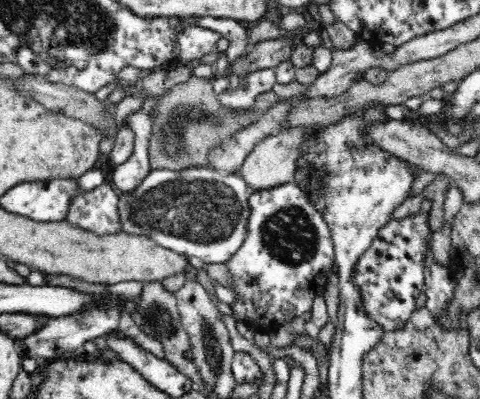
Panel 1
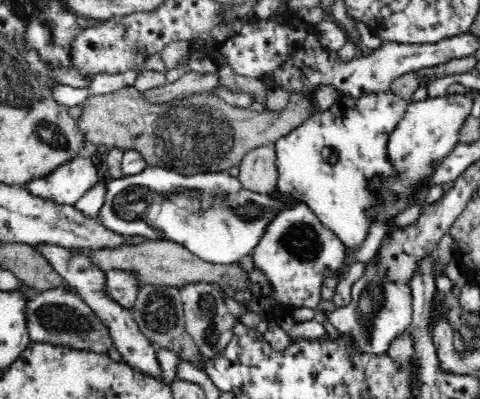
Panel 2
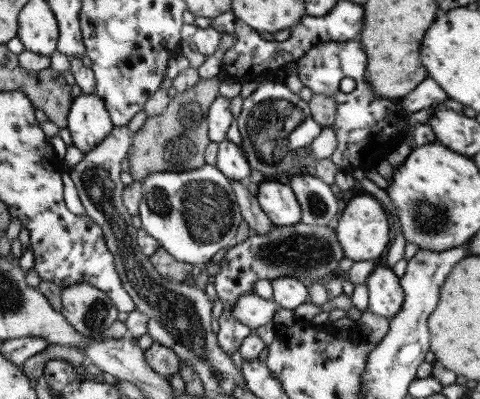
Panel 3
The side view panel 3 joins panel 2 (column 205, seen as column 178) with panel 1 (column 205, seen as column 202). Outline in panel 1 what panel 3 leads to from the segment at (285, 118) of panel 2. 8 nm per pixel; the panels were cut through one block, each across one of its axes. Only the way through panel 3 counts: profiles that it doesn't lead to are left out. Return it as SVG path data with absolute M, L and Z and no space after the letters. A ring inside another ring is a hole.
M194 78L190 84L174 86L166 96L162 96L152 108L152 132L148 140L148 156L152 170L214 170L214 154L226 150L230 142L238 142L238 134L248 128L258 126L270 112L260 112L258 108L232 108L222 106L212 96L212 82L206 78Z

